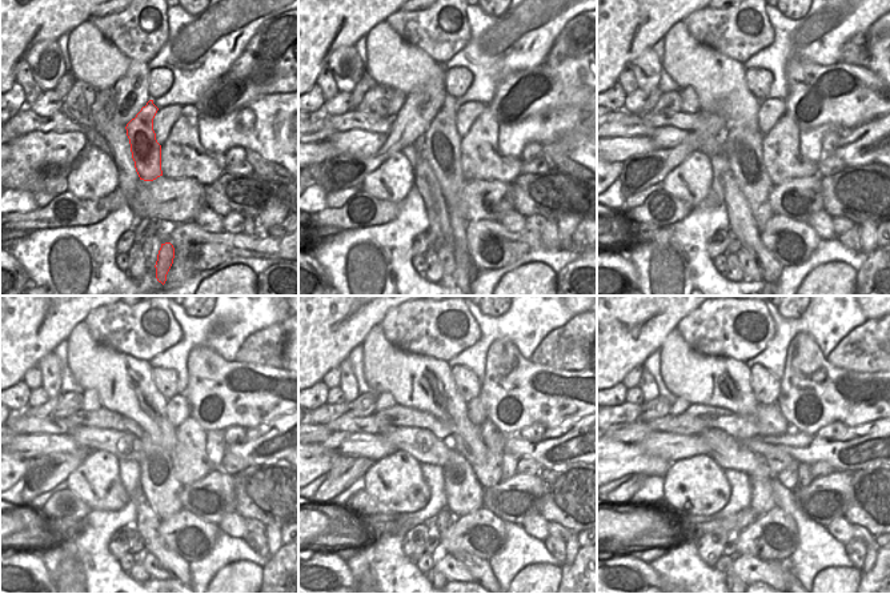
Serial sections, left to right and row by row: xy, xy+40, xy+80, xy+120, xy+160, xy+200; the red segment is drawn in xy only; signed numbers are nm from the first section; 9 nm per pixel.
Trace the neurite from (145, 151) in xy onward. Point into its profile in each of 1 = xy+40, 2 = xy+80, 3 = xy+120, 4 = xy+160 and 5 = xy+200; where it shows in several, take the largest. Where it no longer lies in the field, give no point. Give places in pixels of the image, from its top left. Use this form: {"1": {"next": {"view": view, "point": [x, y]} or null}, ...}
{"1": {"next": {"view": "xy+40", "point": [441, 144]}}, "2": {"next": {"view": "xy+80", "point": [741, 145]}}, "3": {"next": {"view": "xy+120", "point": [161, 489]}}, "4": {"next": {"view": "xy+160", "point": [464, 493]}}, "5": {"next": {"view": "xy+200", "point": [761, 501]}}}

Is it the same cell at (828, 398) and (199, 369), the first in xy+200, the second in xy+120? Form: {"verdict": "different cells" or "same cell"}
{"verdict": "same cell"}

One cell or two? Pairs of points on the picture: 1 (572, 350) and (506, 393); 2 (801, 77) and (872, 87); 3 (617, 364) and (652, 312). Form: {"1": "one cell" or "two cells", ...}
{"1": "two cells", "2": "one cell", "3": "one cell"}

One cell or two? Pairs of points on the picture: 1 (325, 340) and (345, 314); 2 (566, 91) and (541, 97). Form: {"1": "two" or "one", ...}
{"1": "one", "2": "one"}

